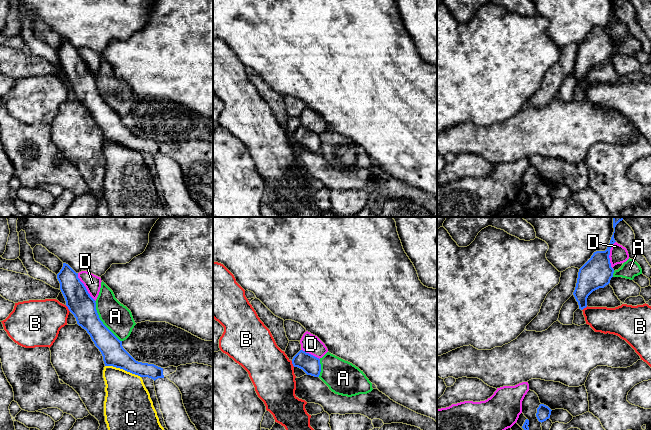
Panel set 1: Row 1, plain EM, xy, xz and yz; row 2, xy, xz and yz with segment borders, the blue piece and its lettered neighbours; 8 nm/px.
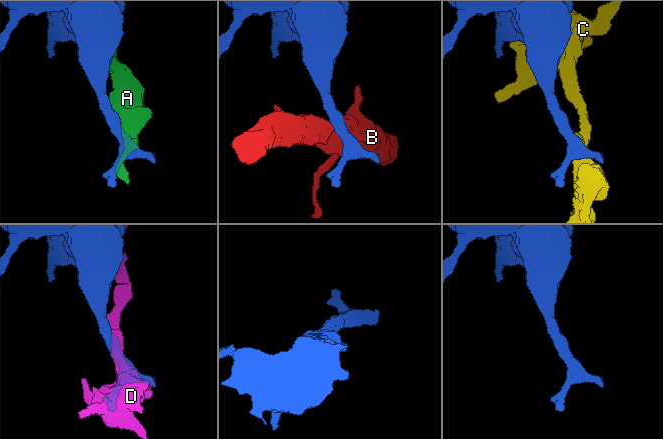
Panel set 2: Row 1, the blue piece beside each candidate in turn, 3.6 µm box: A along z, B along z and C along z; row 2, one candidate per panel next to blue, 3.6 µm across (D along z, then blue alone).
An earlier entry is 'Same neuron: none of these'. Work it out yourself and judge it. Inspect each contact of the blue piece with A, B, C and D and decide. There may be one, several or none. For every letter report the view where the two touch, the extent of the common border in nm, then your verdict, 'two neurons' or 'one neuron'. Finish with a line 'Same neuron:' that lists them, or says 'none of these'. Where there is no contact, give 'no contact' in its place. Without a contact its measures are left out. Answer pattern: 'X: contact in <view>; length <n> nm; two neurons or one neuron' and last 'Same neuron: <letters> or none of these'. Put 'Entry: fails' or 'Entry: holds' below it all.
A: contact in xy; length 400 nm; two neurons
B: contact in xy; length 70 nm; two neurons
C: contact in xy; length 300 nm; two neurons
D: contact in xy; length 260 nm; two neurons
Same neuron: none of these
Entry: holds

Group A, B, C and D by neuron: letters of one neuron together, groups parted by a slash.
A / B / C / D

